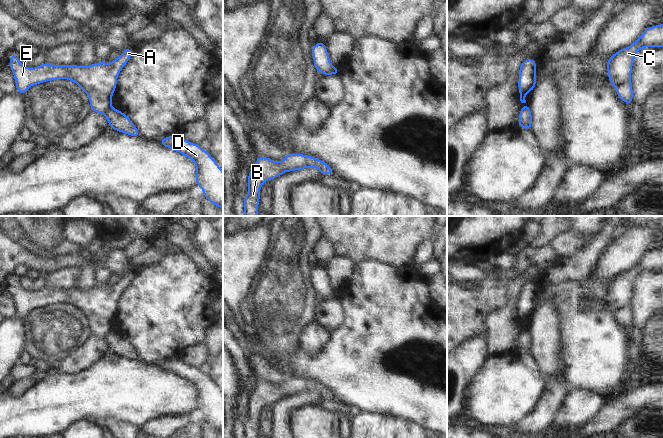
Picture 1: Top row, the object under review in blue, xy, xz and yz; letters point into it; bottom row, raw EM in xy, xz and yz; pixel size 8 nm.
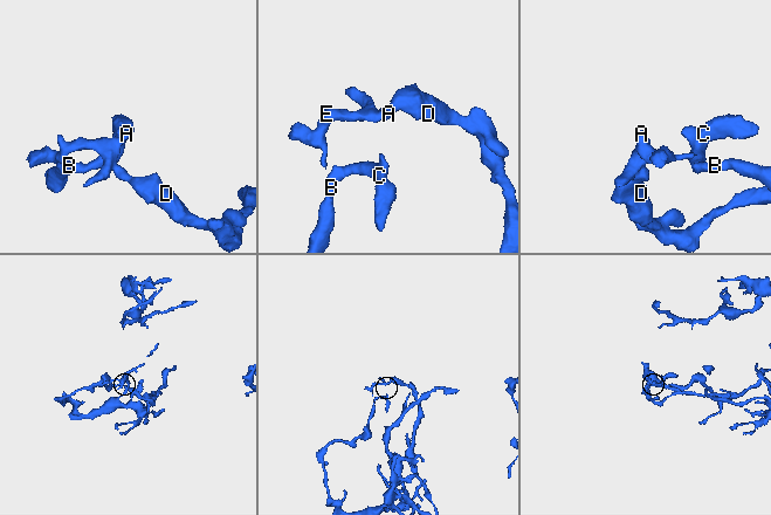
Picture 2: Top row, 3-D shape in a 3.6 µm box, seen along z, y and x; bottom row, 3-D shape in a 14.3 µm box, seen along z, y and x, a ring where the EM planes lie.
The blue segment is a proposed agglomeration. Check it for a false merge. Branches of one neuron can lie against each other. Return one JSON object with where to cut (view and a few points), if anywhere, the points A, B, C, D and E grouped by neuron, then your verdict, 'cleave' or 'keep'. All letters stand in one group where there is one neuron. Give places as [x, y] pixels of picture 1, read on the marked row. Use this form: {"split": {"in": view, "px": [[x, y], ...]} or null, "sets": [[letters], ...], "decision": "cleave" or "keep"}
{"split": {"in": "xy", "px": [[110, 106], [103, 113]]}, "sets": [["A", "E"], ["B", "C", "D"]], "decision": "cleave"}

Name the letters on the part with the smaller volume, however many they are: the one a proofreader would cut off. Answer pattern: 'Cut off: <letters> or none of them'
Cut off: A, E

